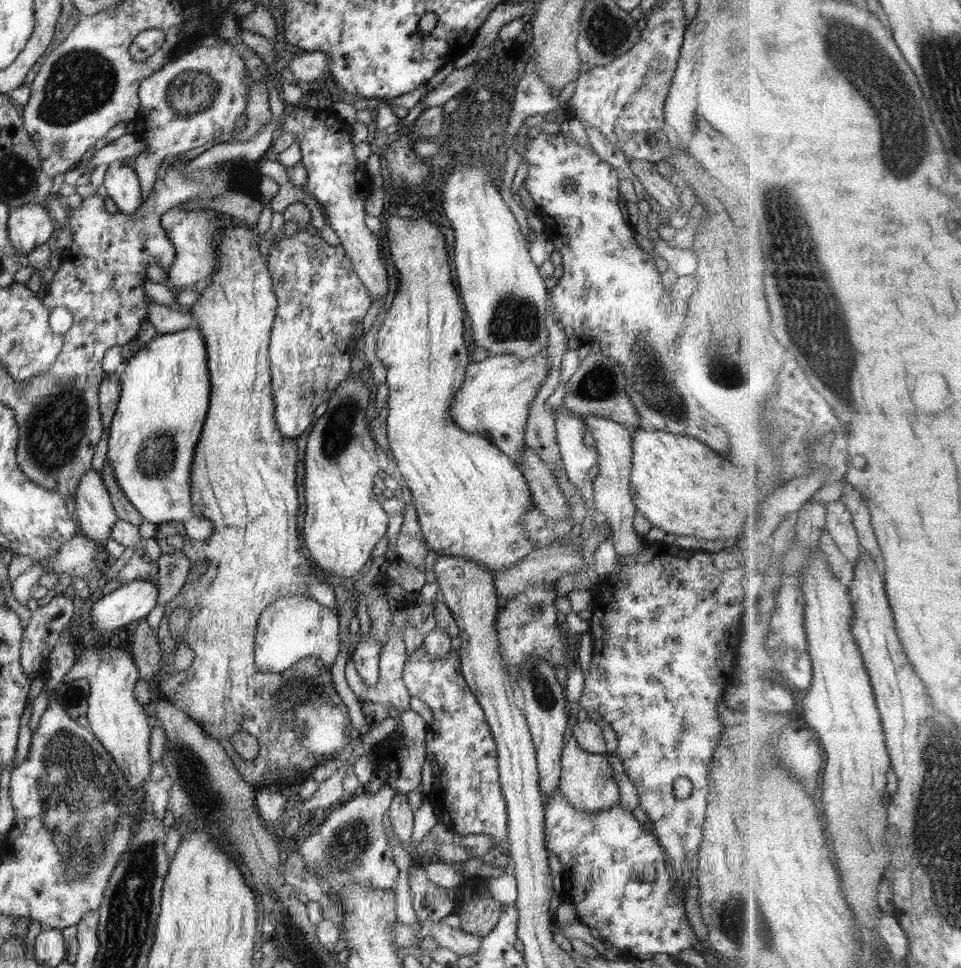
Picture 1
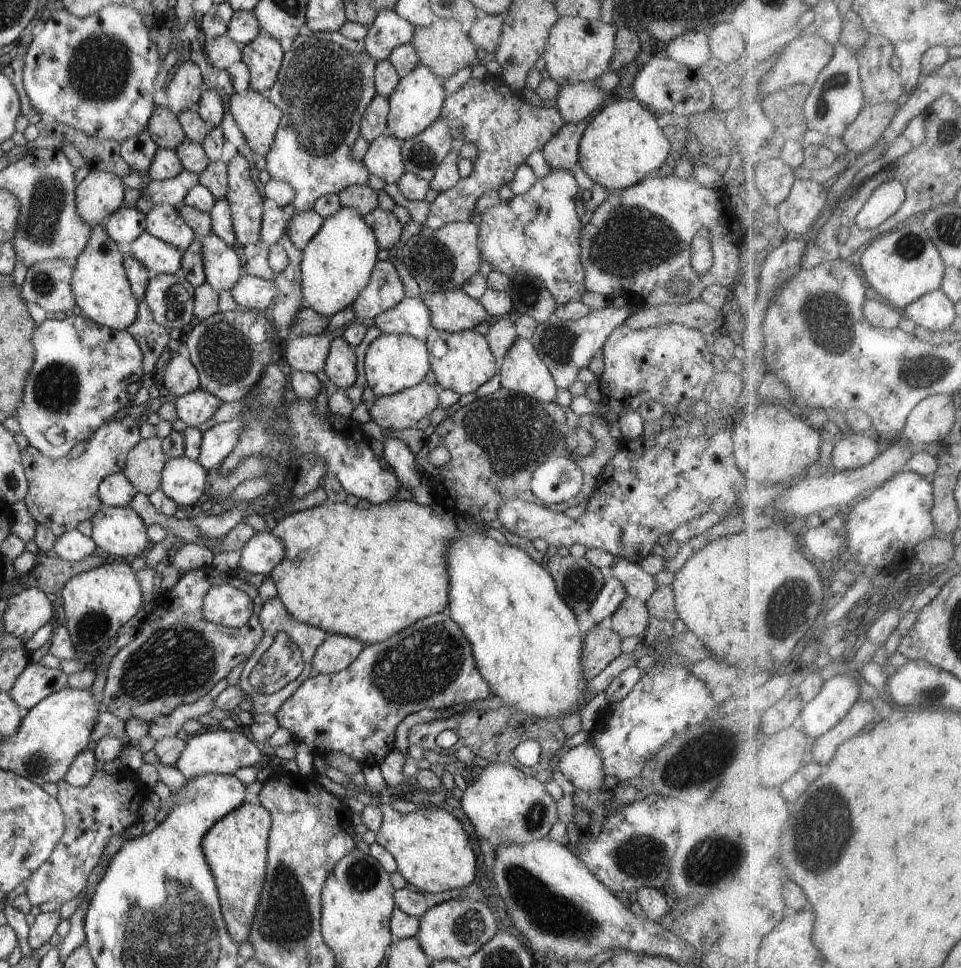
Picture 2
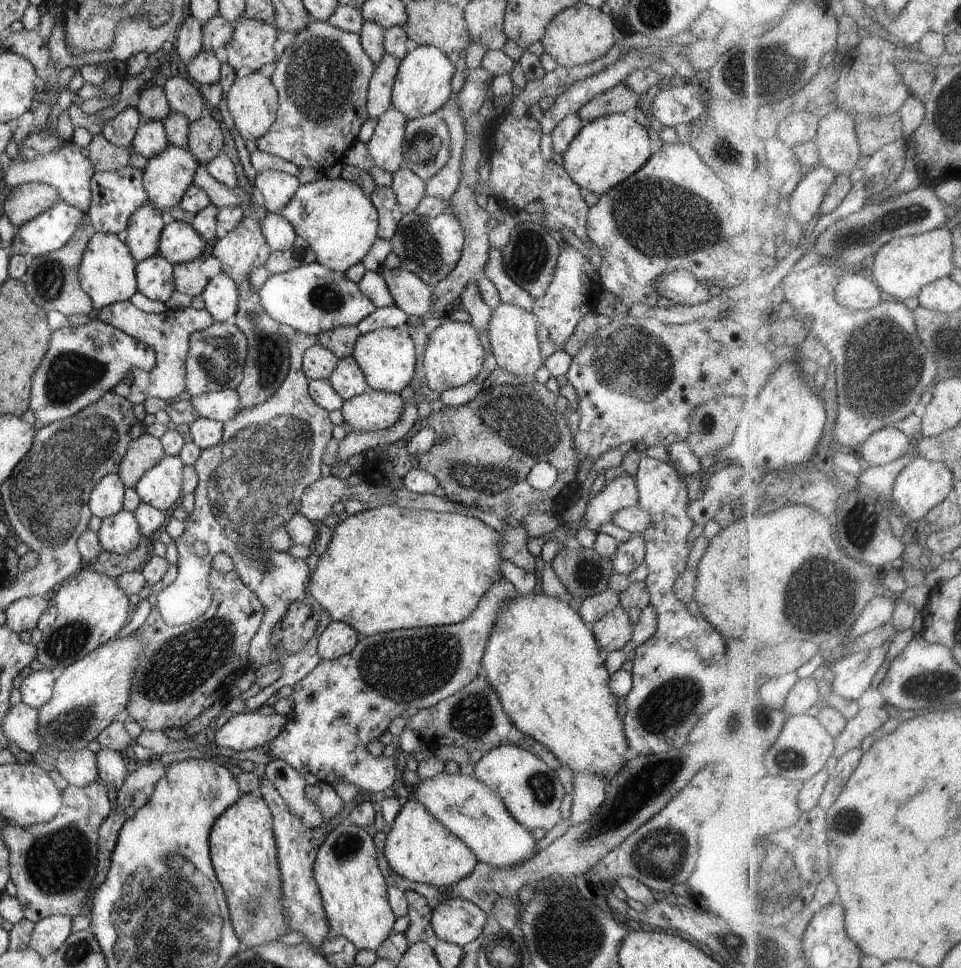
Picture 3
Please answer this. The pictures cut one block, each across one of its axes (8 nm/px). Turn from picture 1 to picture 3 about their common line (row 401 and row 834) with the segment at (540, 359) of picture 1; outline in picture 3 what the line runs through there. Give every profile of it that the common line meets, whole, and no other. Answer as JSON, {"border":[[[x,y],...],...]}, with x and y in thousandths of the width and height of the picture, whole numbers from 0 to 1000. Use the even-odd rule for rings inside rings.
{"border":[[[463,795],[438,805],[429,816],[430,824],[437,829],[456,849],[475,866],[479,866],[495,883],[498,890],[514,896],[537,895],[552,888],[560,880],[560,869],[529,839],[520,820],[510,816],[493,801],[466,800]]]}

